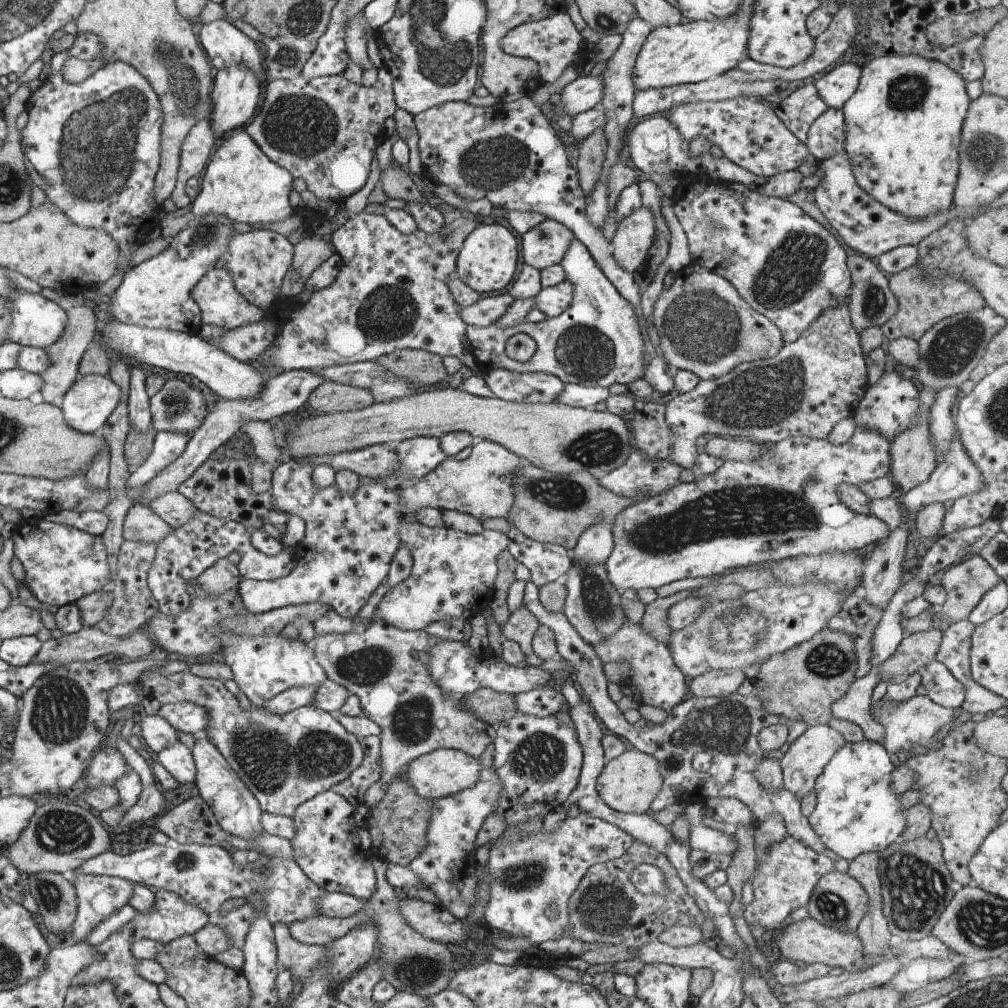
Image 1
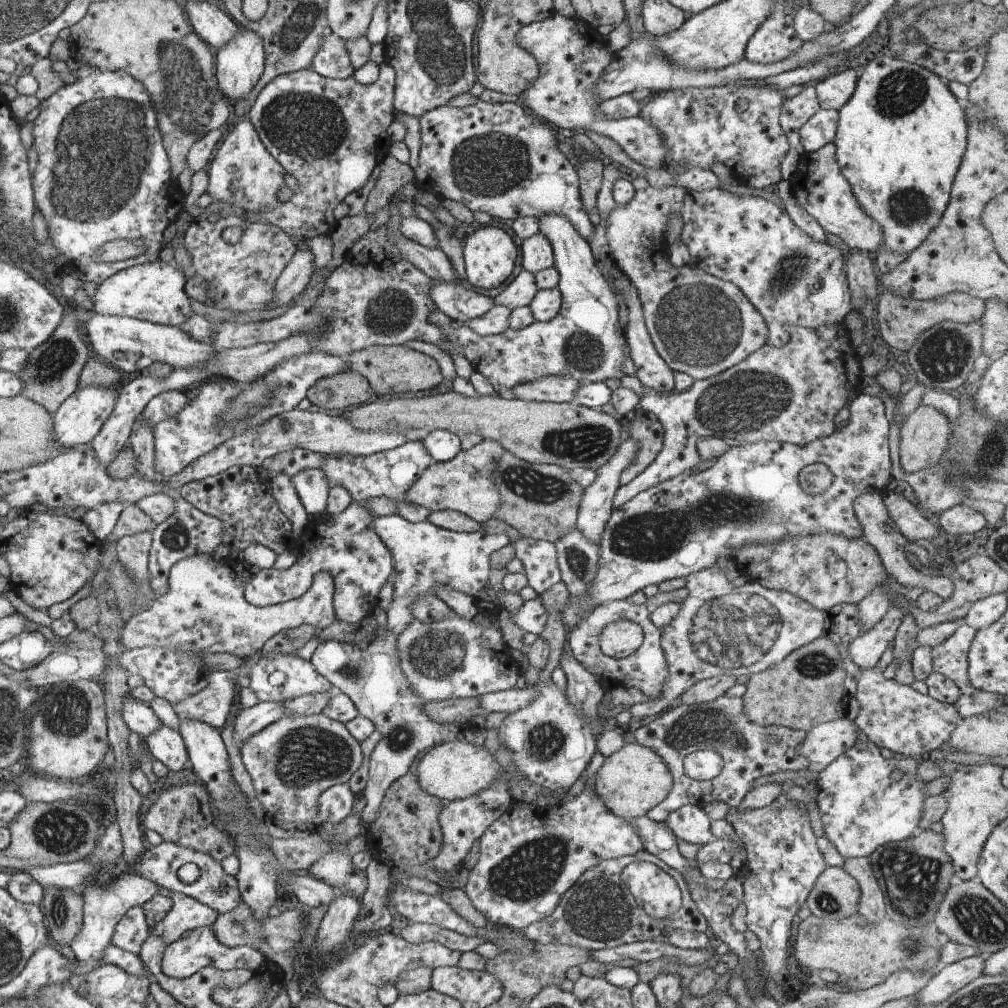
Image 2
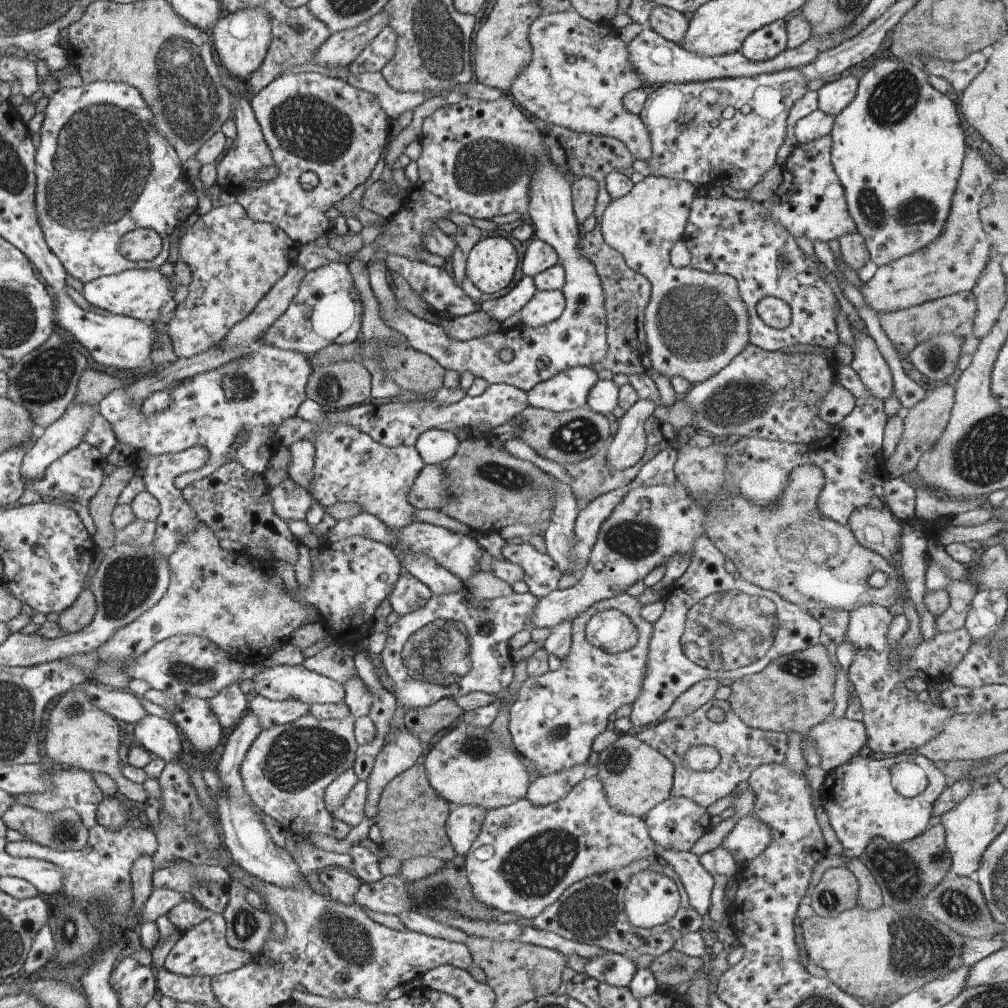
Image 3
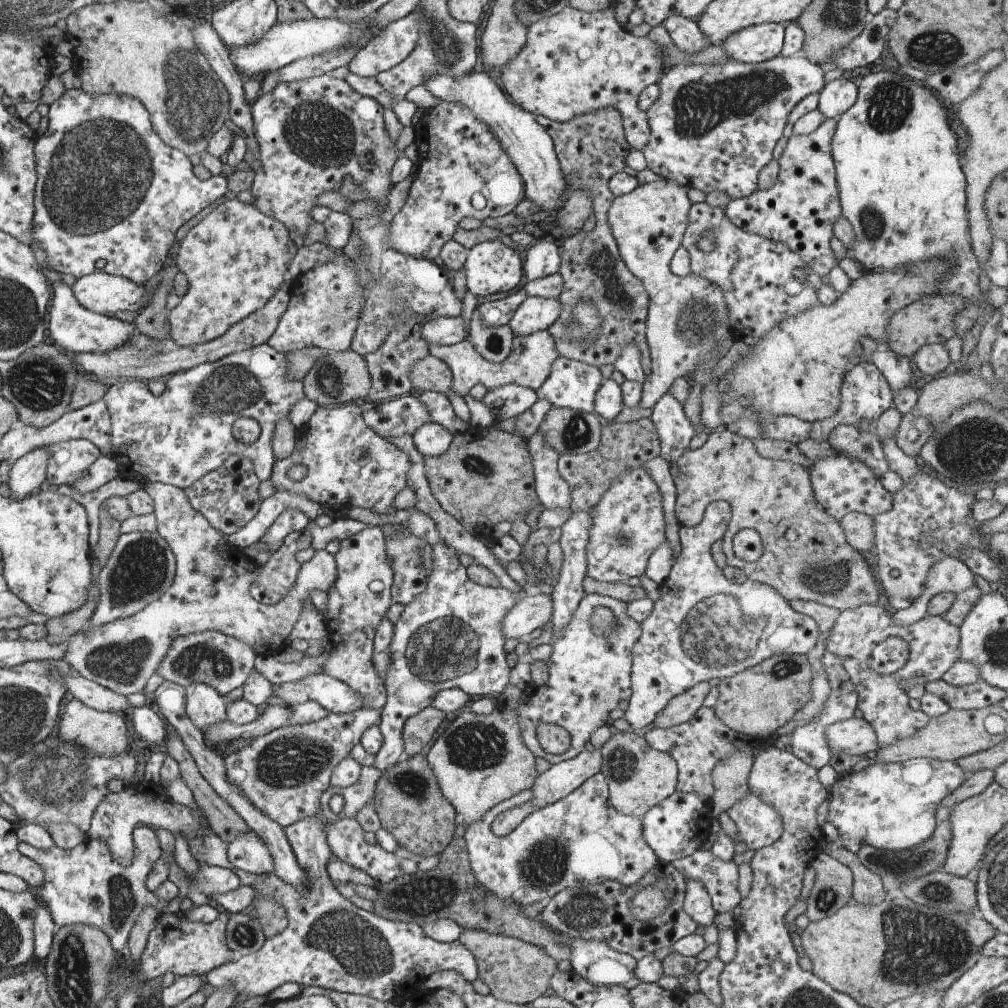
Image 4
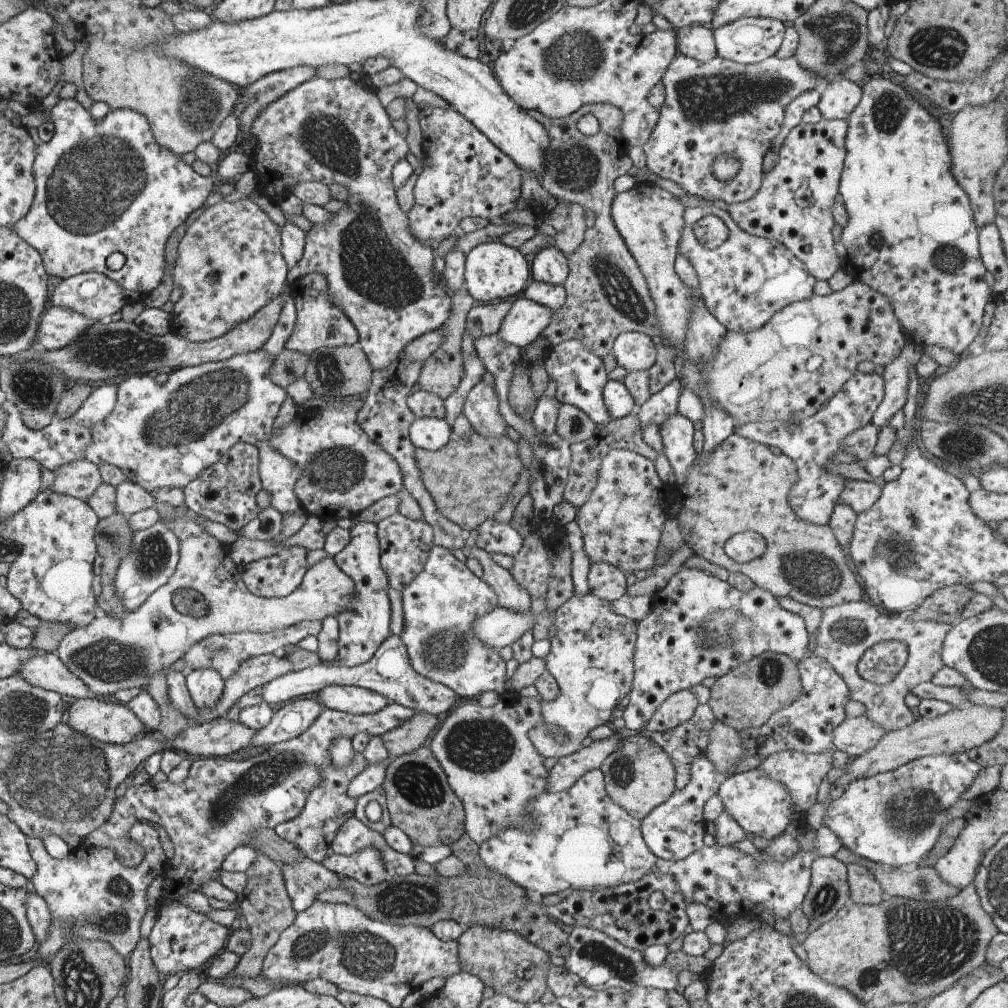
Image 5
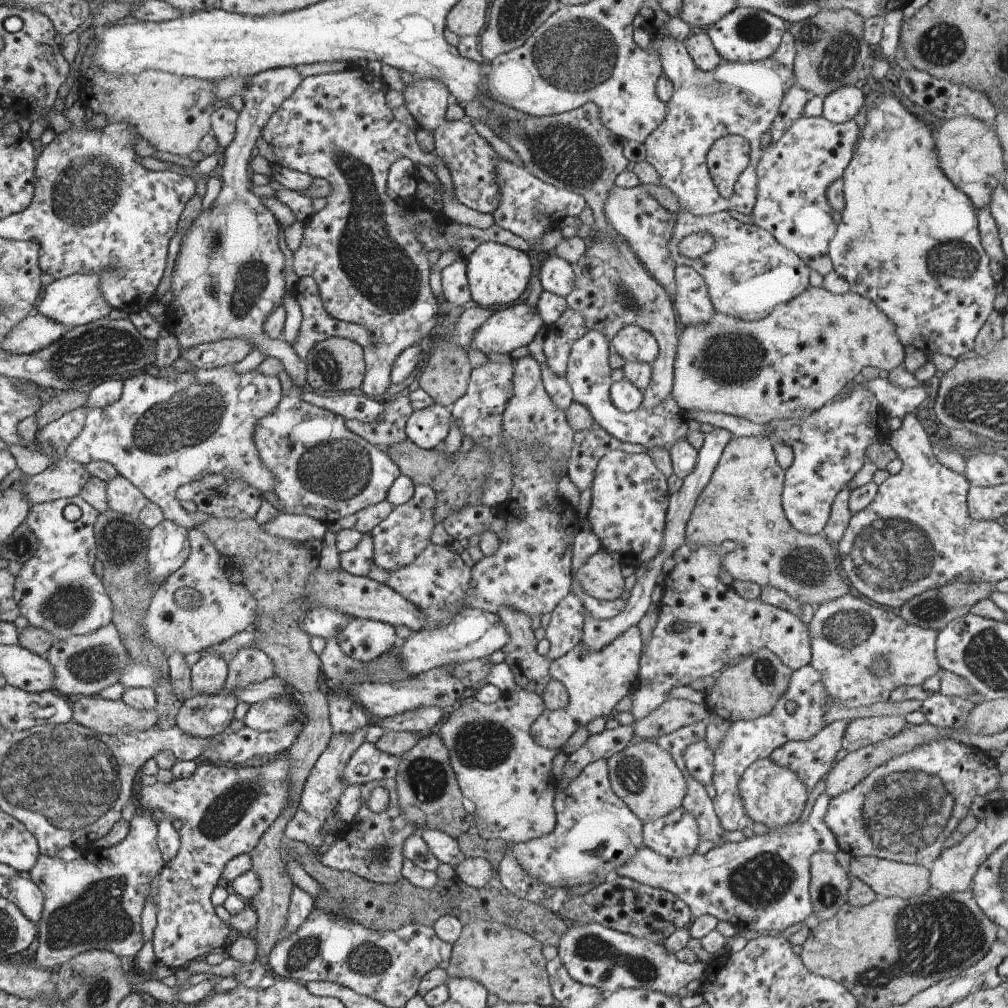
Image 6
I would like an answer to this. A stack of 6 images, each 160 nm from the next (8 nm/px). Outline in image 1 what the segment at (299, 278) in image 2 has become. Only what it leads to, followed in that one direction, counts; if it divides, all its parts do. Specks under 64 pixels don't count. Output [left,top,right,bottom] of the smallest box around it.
[292,235,335,282]

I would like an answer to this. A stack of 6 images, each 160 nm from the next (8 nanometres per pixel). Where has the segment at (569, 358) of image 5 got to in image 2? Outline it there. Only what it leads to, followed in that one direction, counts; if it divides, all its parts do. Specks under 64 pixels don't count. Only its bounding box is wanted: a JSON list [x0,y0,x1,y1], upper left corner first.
[511,376,580,403]

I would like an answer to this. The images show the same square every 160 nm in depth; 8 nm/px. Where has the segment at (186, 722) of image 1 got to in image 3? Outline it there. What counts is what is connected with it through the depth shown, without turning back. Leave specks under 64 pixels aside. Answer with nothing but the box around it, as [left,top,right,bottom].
[207,684,248,728]

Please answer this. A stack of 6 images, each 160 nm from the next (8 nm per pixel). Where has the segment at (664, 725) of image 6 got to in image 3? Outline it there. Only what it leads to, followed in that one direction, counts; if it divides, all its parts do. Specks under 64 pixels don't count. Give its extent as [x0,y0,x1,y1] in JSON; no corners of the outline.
[664,677,721,718]

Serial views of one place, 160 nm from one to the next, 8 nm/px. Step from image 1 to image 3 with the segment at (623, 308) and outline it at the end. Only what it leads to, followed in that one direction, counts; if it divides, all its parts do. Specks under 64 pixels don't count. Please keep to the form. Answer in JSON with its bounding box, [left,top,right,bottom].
[368,162,608,392]

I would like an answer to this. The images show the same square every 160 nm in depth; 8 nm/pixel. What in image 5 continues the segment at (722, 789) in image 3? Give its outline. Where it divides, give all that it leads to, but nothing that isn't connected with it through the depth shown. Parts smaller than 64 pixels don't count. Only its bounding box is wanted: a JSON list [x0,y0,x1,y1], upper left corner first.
[650,703,717,789]

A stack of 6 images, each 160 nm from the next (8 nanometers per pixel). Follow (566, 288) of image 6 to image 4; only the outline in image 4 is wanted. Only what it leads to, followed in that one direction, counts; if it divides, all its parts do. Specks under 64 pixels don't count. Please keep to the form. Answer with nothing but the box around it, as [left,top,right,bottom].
[523,237,561,281]

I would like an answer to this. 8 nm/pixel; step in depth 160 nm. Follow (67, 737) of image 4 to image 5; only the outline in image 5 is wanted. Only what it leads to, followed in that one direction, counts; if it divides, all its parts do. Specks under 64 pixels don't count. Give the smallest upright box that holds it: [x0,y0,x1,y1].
[66,698,145,745]

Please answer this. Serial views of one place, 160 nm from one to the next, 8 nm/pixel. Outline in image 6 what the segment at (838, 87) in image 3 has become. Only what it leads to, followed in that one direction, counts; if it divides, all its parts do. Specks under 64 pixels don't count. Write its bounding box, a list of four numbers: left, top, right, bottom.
[822,84,866,123]

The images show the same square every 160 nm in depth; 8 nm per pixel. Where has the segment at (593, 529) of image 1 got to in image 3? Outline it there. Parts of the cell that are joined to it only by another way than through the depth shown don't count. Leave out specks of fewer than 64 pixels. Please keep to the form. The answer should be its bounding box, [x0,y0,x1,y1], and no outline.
[606,399,655,471]

